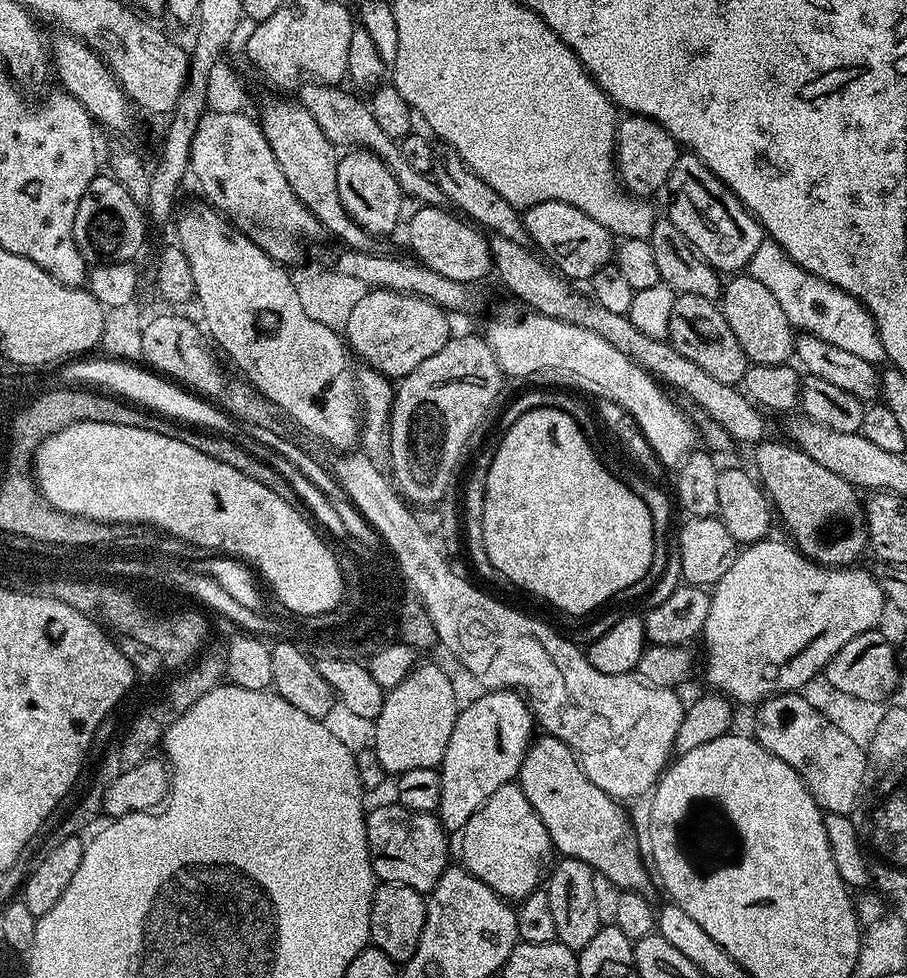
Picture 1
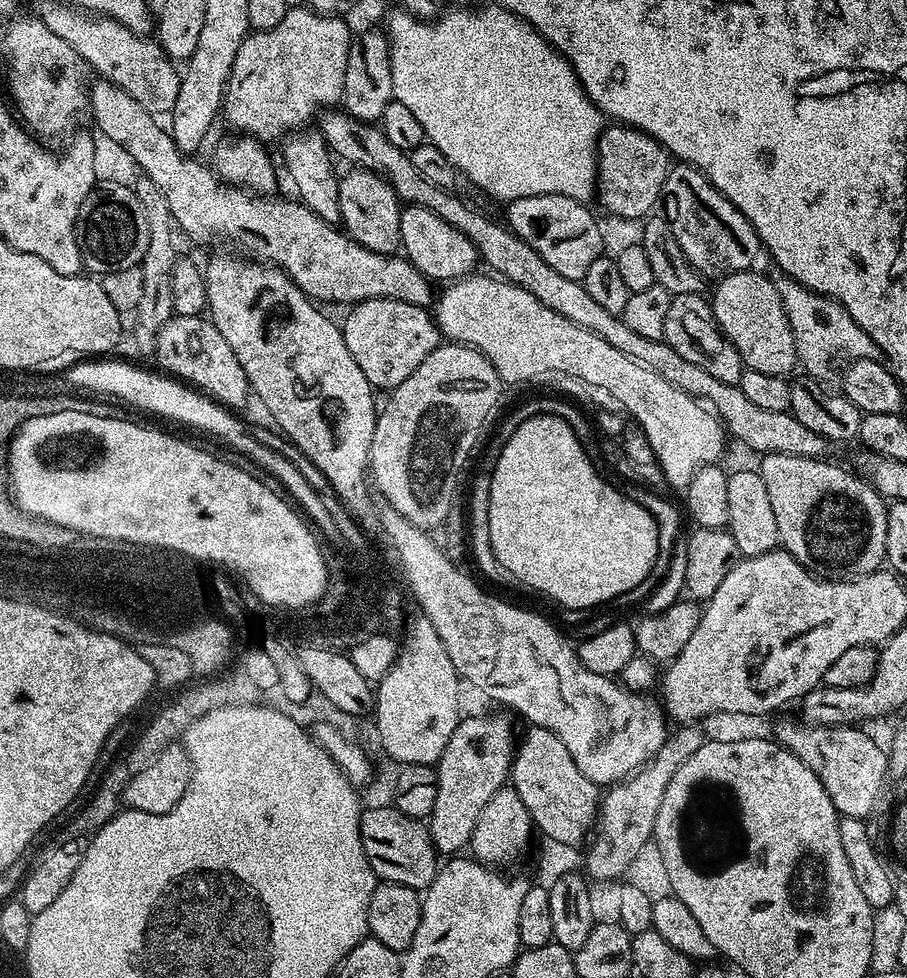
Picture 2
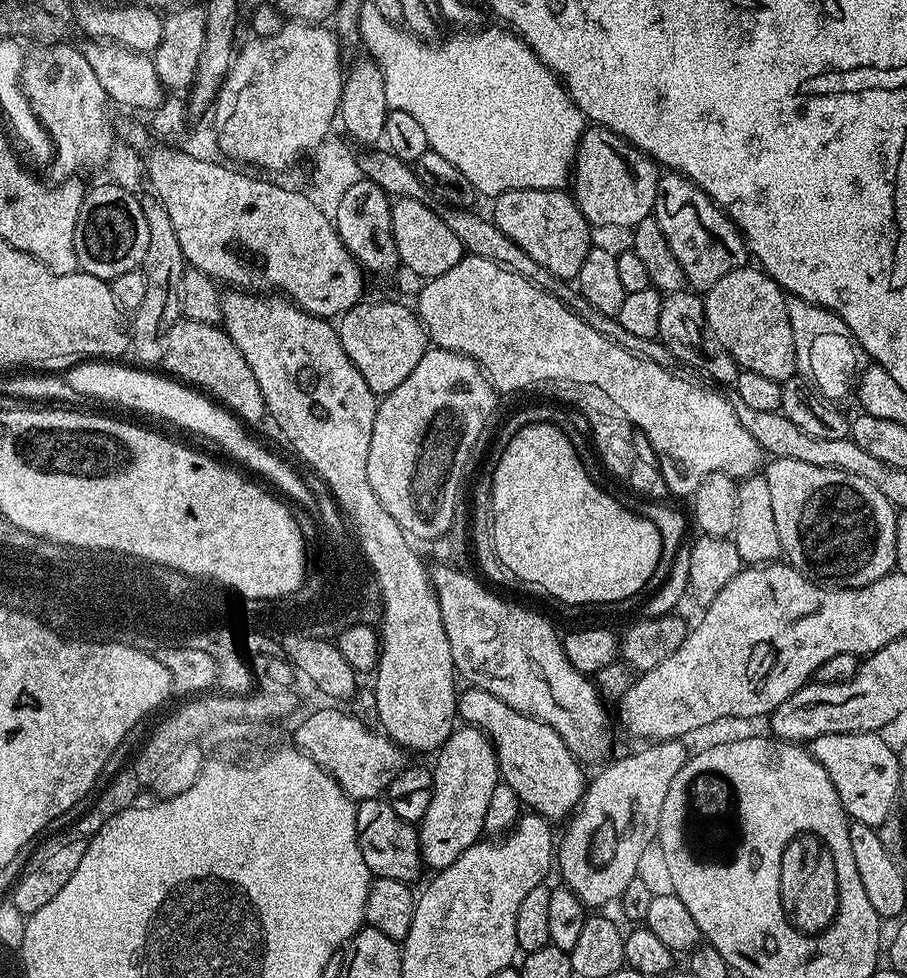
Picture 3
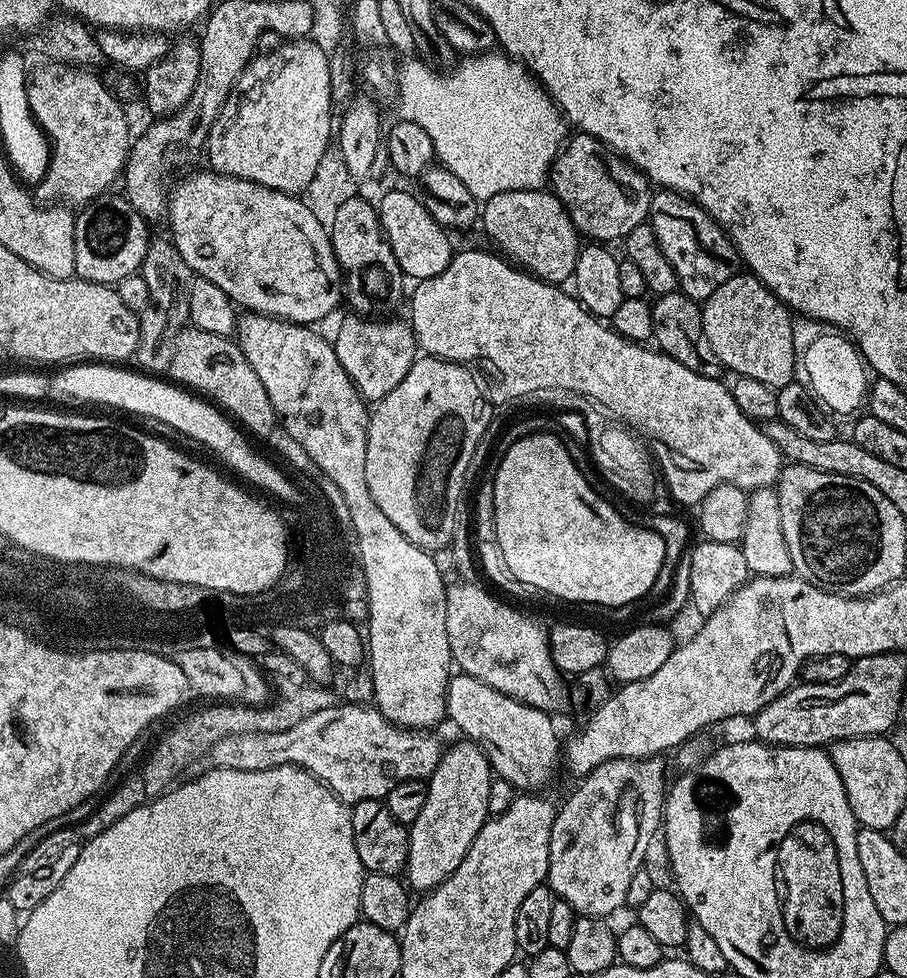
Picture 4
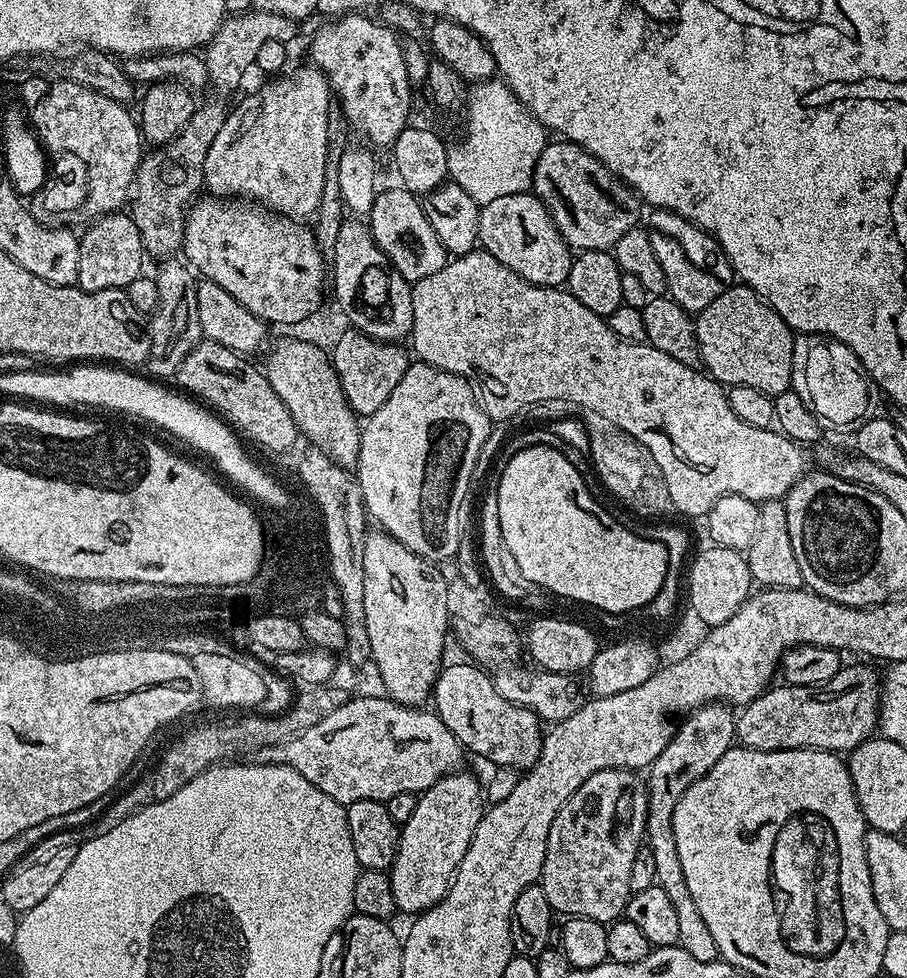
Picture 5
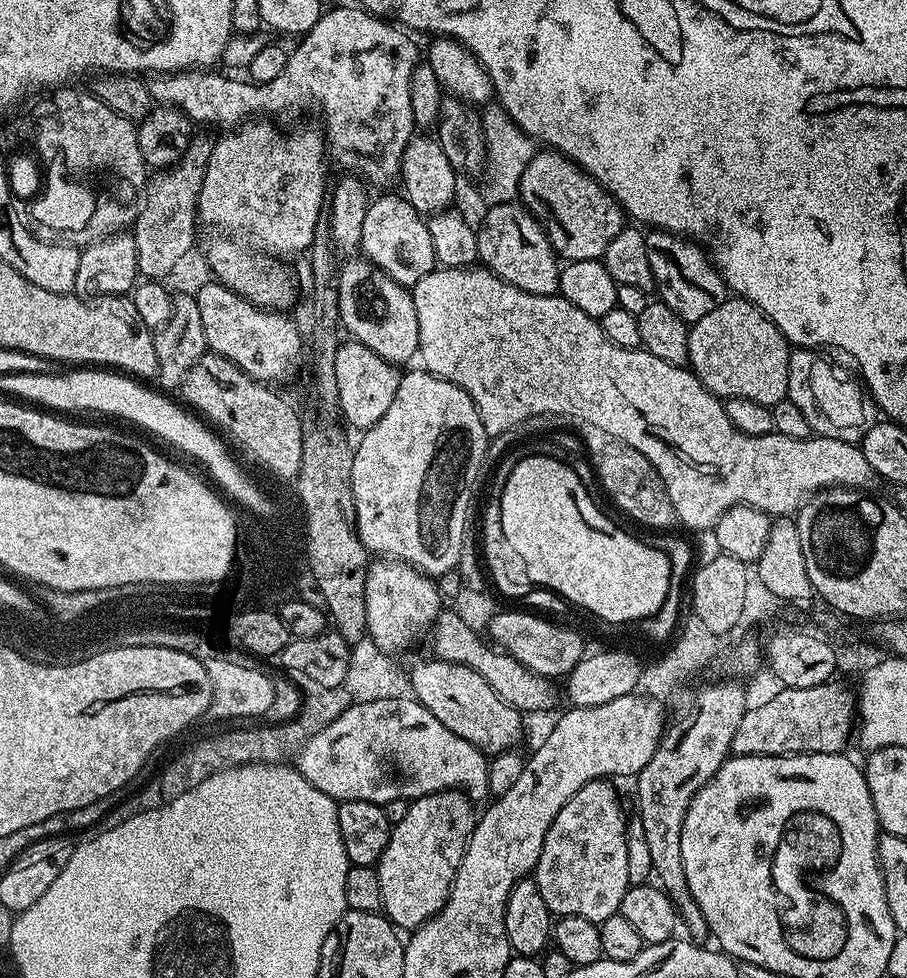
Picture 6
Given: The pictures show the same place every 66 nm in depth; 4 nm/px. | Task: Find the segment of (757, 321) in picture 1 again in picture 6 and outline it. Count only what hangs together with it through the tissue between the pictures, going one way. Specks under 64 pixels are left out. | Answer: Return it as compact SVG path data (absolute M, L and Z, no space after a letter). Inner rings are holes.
M729 296L688 329L688 364L715 396L750 398L772 407L787 399L791 349L781 331L749 300Z

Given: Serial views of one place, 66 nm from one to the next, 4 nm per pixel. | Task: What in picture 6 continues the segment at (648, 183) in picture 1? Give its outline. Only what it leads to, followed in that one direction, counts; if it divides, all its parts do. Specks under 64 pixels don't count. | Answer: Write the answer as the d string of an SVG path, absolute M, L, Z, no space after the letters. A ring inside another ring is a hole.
M555 150L533 151L526 170L522 170L518 200L547 231L552 249L564 262L601 259L606 246L626 227L620 202L569 156Z

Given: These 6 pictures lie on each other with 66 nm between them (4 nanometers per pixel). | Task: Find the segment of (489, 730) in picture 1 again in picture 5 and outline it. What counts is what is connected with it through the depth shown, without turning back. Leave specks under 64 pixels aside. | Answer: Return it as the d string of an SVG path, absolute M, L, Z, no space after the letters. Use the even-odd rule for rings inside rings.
M464 771L450 772L438 782L434 782L434 786L419 793L414 806L414 814L410 814L410 818L400 829L400 841L390 869L390 877L394 902L401 913L403 911L412 912L411 914L425 912L448 893L452 878L456 875L458 866L478 830L478 822L486 811L486 796L482 791L481 781L479 784L470 773Z

